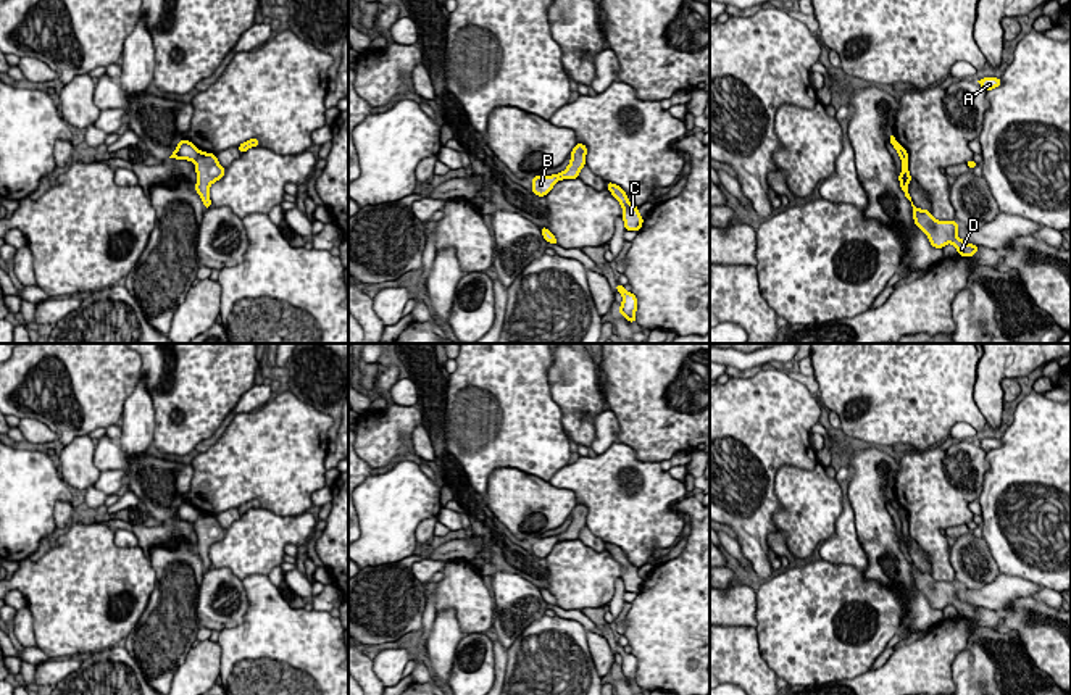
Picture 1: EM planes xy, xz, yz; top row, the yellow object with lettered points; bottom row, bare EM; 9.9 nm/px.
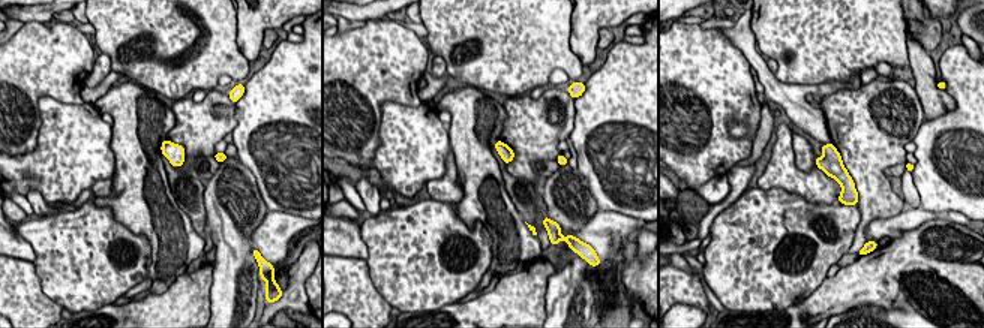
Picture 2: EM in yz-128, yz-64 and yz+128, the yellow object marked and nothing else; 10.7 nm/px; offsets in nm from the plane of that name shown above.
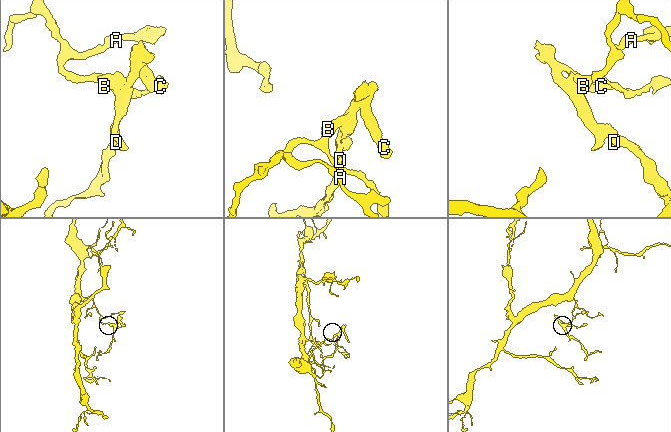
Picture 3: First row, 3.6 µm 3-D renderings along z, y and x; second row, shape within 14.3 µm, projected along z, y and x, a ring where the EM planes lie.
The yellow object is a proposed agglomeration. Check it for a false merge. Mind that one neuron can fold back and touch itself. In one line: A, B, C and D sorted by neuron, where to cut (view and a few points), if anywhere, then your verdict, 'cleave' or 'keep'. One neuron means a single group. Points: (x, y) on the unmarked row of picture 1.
groups A B / C D; cut xy (200, 511), (194, 521); cleave

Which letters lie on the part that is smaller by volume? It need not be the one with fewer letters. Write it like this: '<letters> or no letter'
C, D

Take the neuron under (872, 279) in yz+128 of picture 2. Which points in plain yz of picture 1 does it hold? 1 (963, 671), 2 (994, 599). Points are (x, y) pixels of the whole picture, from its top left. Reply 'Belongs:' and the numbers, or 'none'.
Belongs: none

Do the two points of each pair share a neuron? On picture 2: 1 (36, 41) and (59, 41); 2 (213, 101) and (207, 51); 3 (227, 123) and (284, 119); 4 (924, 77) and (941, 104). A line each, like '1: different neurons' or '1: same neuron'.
1: same neuron
2: different neurons
3: different neurons
4: same neuron

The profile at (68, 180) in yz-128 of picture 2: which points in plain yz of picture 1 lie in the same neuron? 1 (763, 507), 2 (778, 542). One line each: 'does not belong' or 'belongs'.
1: does not belong
2: does not belong

